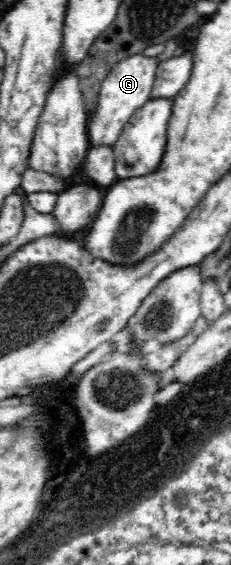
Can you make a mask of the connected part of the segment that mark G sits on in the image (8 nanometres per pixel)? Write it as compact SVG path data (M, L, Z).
M135 54L122 60L119 60L110 72L107 78L101 83L99 91L99 101L95 111L89 113L87 121L87 134L89 134L91 148L113 145L119 139L123 127L140 108L151 99L153 85L155 84L155 71L159 67L157 56L145 56L145 54Z

